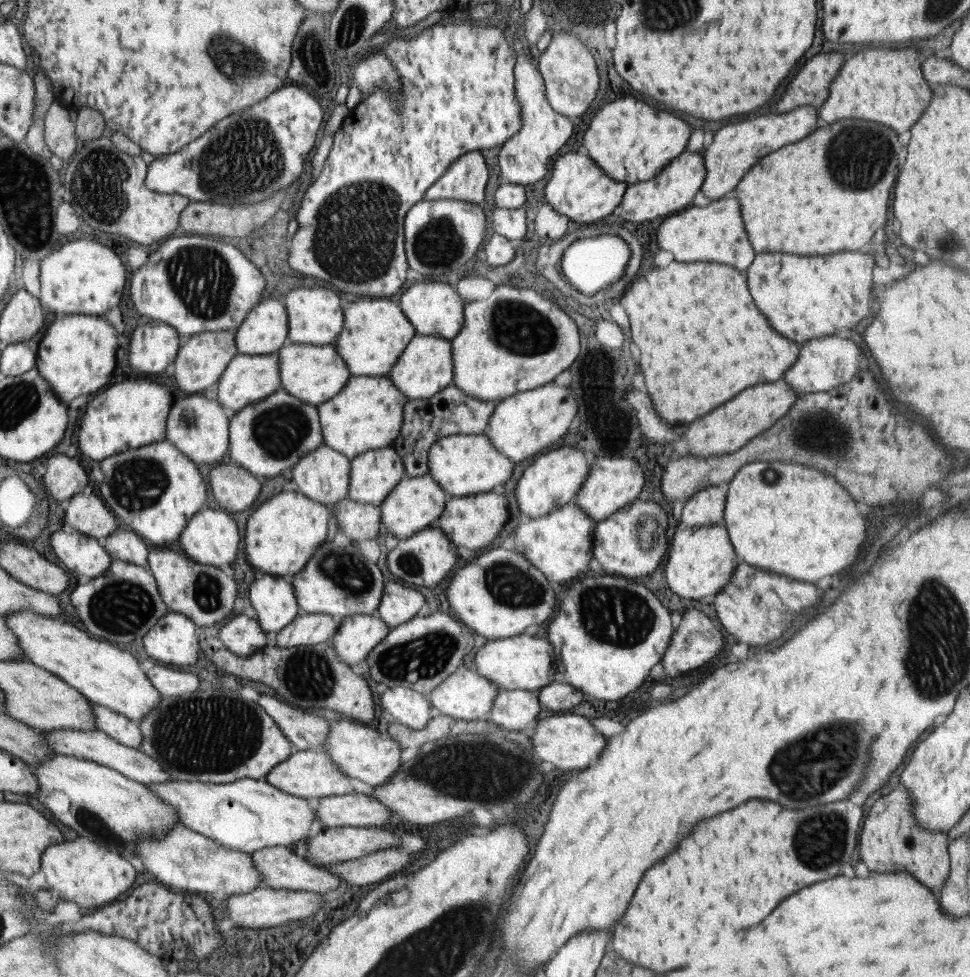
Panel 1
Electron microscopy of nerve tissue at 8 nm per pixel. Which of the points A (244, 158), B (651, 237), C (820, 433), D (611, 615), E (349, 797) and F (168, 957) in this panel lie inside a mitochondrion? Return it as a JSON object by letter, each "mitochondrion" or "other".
{"A":"mitochondrion","B":"other","C":"mitochondrion","D":"mitochondrion","E":"other","F":"other"}

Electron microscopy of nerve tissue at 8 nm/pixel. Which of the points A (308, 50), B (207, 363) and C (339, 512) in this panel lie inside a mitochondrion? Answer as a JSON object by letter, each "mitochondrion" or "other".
{"A":"mitochondrion","B":"other","C":"other"}

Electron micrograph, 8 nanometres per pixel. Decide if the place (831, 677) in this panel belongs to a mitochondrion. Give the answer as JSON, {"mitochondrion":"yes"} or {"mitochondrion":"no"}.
{"mitochondrion":"no"}

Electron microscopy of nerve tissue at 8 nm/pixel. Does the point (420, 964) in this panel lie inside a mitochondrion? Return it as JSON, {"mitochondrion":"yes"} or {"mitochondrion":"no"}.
{"mitochondrion":"yes"}

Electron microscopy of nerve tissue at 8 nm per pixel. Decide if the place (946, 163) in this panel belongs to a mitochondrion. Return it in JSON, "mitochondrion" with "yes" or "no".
{"mitochondrion":"no"}

